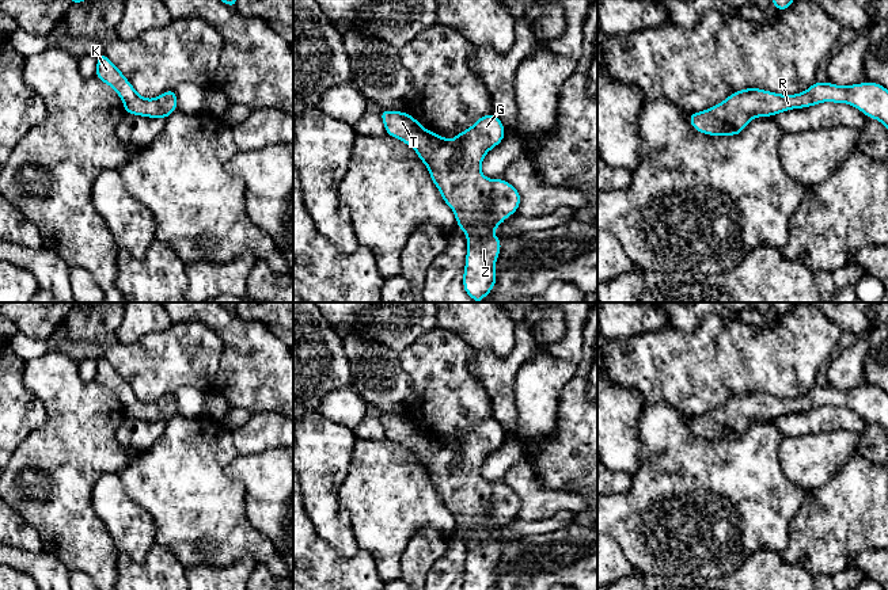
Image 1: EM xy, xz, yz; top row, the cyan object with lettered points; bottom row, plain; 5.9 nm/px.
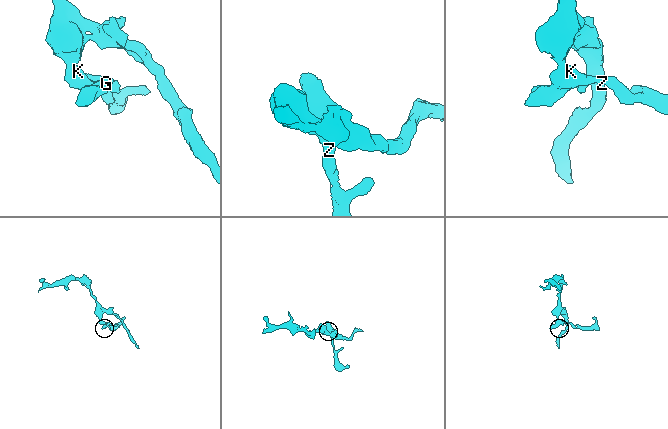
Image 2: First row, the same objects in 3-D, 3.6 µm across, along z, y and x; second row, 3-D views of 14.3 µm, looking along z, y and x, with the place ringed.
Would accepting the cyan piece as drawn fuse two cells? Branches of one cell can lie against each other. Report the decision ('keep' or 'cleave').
keep

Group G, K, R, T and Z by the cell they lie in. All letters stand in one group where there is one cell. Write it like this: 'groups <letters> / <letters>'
groups G K R T Z

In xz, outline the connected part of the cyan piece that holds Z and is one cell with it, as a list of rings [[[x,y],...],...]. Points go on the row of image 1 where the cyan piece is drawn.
[[[380,110],[386,133],[411,146],[428,167],[429,175],[444,202],[454,210],[456,224],[467,235],[466,267],[463,289],[475,301],[483,300],[496,286],[496,262],[501,251],[501,240],[493,235],[505,218],[520,206],[520,193],[505,179],[487,179],[481,172],[486,153],[505,137],[505,127],[497,115],[486,114],[454,140],[426,130],[407,113]]]

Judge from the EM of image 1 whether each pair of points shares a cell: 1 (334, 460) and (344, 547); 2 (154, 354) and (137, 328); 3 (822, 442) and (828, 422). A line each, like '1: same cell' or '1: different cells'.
1: same cell
2: different cells
3: different cells

